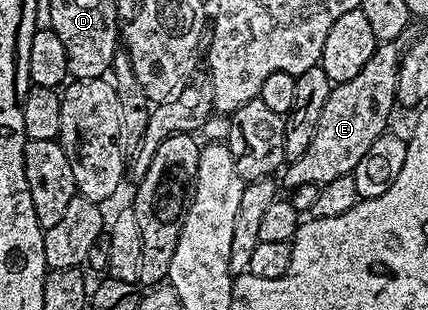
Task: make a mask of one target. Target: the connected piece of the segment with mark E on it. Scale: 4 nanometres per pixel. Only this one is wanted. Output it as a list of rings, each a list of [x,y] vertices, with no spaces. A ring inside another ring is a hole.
[[[402,34],[394,41],[379,44],[370,61],[362,65],[362,70],[355,77],[333,86],[330,97],[326,97],[318,129],[314,129],[314,141],[310,141],[310,149],[283,168],[282,176],[288,189],[298,188],[303,183],[329,183],[334,181],[334,177],[351,175],[358,161],[362,161],[366,149],[370,149],[370,145],[374,145],[374,141],[378,141],[378,137],[389,130],[388,118],[392,115],[392,107],[397,106],[400,62],[408,52],[409,42],[409,36]]]

